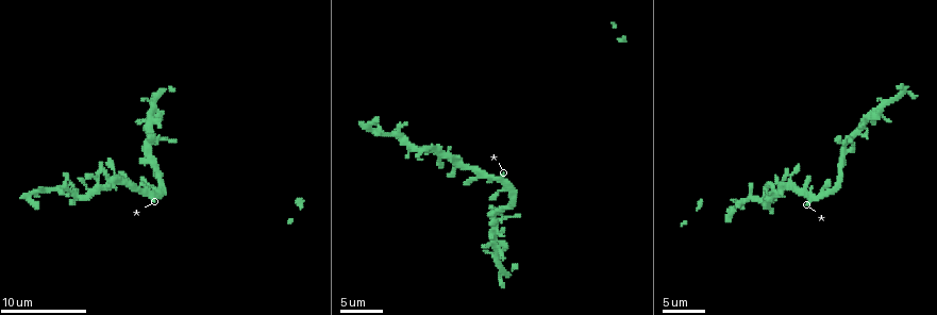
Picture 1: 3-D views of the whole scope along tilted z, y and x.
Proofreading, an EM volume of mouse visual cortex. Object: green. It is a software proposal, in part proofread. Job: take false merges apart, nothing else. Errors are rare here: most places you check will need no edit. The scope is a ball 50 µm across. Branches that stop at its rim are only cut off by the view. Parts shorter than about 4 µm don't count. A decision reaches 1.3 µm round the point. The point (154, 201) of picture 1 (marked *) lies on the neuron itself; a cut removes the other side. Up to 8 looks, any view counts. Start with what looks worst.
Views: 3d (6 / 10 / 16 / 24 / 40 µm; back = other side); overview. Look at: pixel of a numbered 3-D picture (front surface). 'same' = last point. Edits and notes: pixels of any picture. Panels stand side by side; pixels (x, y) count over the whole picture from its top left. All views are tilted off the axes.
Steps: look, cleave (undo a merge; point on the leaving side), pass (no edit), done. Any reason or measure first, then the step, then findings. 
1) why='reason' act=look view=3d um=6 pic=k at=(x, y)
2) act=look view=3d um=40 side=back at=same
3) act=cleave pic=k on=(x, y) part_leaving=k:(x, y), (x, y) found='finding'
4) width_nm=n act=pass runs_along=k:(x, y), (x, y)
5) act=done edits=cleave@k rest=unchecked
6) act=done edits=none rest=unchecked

act=look view=3d um=10 pic=1 at=(439, 153)

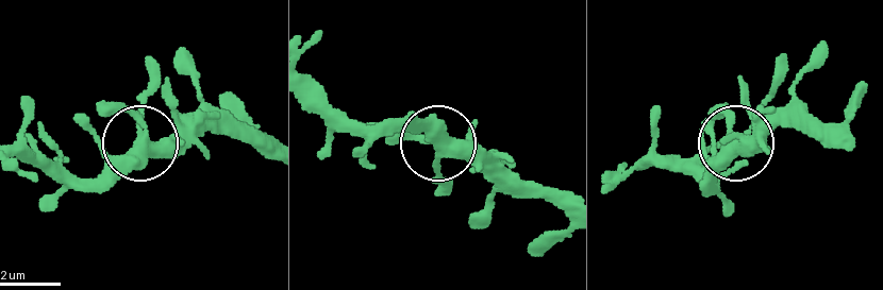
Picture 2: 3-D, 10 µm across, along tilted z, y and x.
width_nm=360 act=pass runs_along=2:(270, 157), (230, 136), (148, 140), (137, 103), (146, 84) found='all the same neuron'

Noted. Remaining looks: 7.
why='three-way junction' act=look view=3d um=10 pic=1 at=(815, 195)

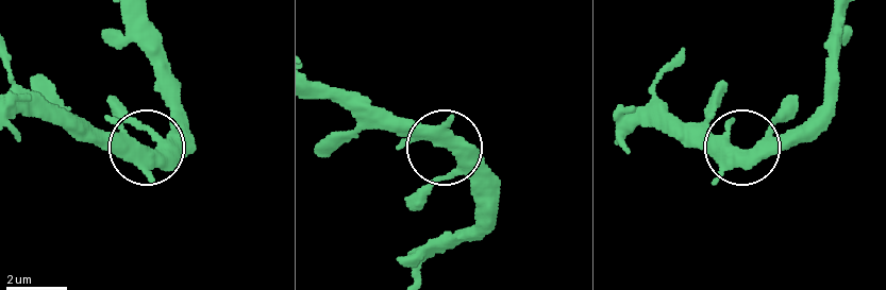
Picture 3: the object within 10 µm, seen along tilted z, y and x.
act=pass runs_along=3:(713, 180), (732, 152), (800, 142) found='all the same neuron'

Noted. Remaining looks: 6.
why='thin neck' act=look view=3d um=10 pic=1 at=(493, 242)

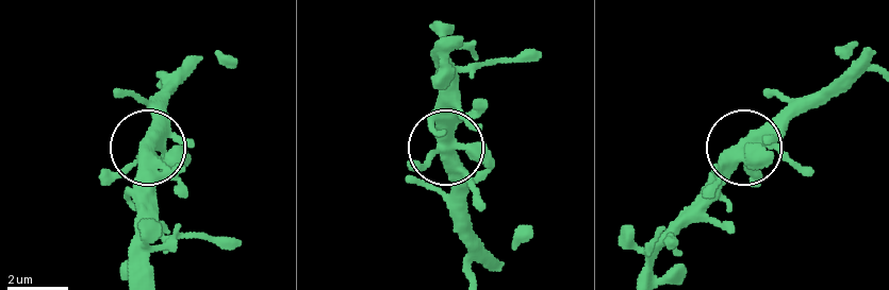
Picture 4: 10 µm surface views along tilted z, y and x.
act=look view=3d um=10 side=back pic=4 at=(441, 148)

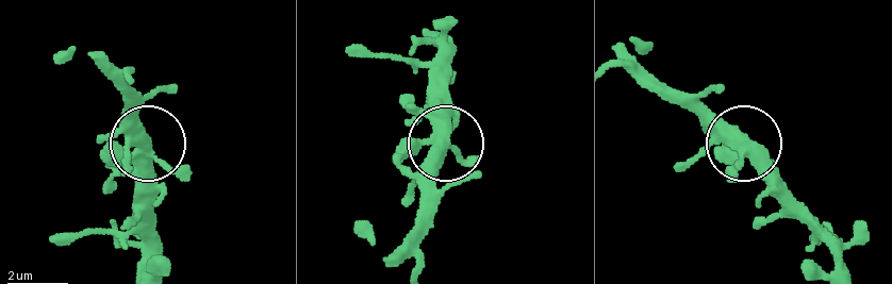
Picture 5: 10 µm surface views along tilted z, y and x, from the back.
arms=3 act=pass found='one neuron here'

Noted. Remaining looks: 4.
why='side arm on a straight run' act=look view=3d um=10 pic=1 at=(754, 199)

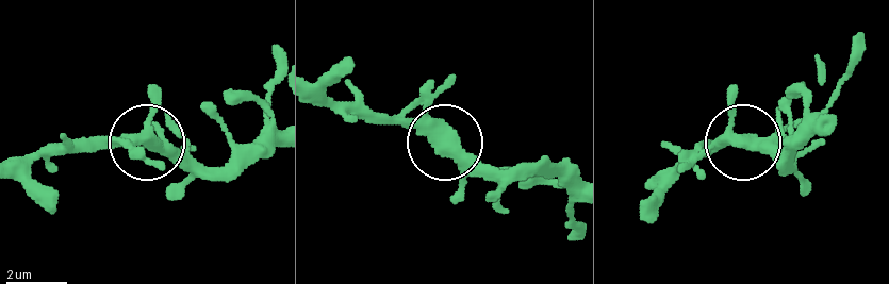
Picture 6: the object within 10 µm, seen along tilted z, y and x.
act=look view=3d um=6 pic=6 at=(741, 138)

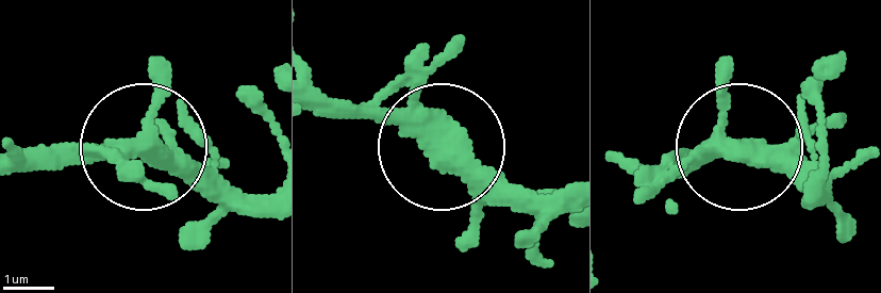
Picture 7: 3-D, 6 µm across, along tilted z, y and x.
arms=3 act=pass found='all the same neuron'

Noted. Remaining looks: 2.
act=done edits=none rest=unchecked

